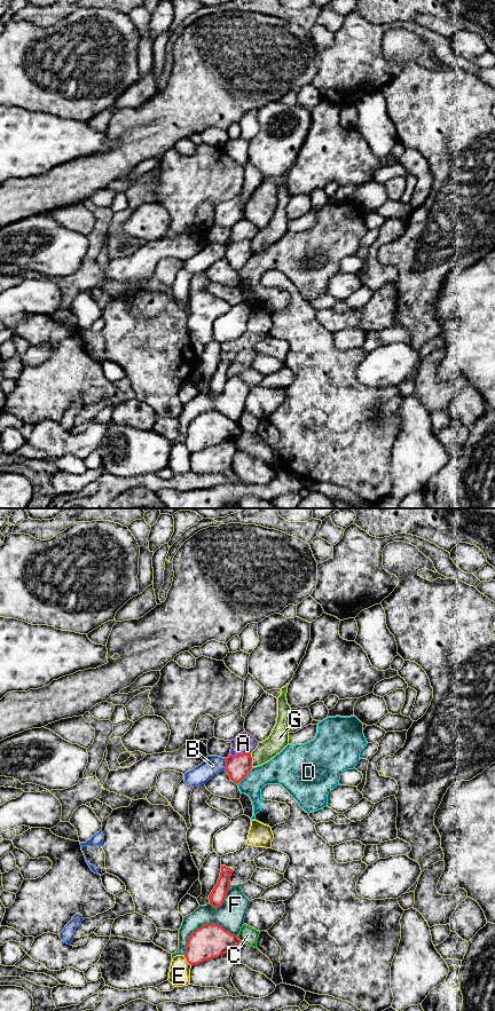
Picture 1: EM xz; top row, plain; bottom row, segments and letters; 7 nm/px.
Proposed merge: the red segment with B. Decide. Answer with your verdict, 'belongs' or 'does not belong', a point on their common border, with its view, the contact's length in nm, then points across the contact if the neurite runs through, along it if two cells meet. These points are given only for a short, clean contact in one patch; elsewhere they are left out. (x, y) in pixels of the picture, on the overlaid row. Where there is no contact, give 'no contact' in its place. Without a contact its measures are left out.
does not belong | xz (226, 764) | 90 nm | along xz (226, 758), (224, 769)

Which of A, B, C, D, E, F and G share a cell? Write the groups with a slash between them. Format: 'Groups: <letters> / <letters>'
Groups: A / B / C / D / E / F / G

